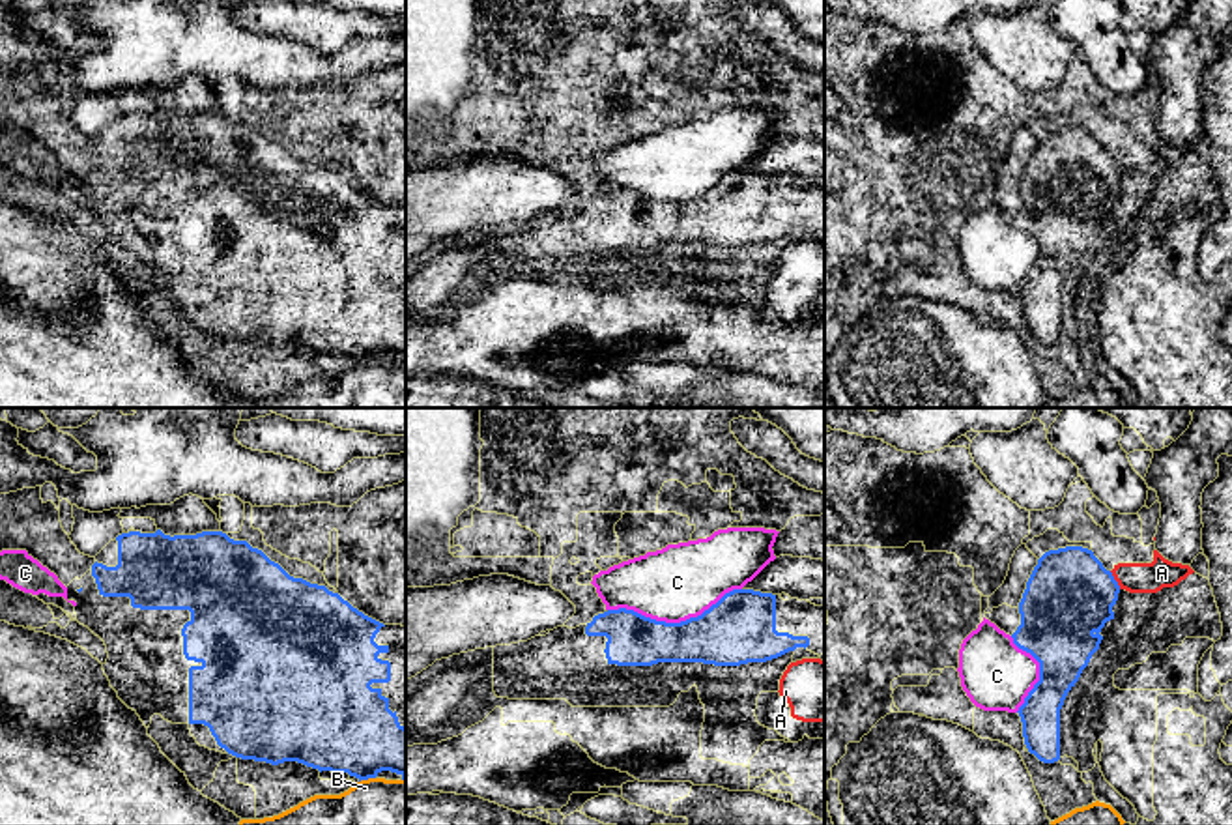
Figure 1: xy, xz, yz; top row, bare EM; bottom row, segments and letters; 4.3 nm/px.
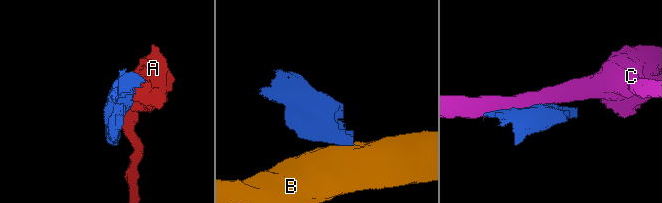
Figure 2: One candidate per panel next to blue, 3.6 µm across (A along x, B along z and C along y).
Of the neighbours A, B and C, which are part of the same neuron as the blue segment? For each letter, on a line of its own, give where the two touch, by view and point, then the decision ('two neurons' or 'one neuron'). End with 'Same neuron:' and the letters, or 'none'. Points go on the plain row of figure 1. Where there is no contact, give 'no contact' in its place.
A: yz (1115, 161) | two neurons
B: xy (367, 360) | two neurons
C: xz (673, 204) | two neurons
Same neuron: none

